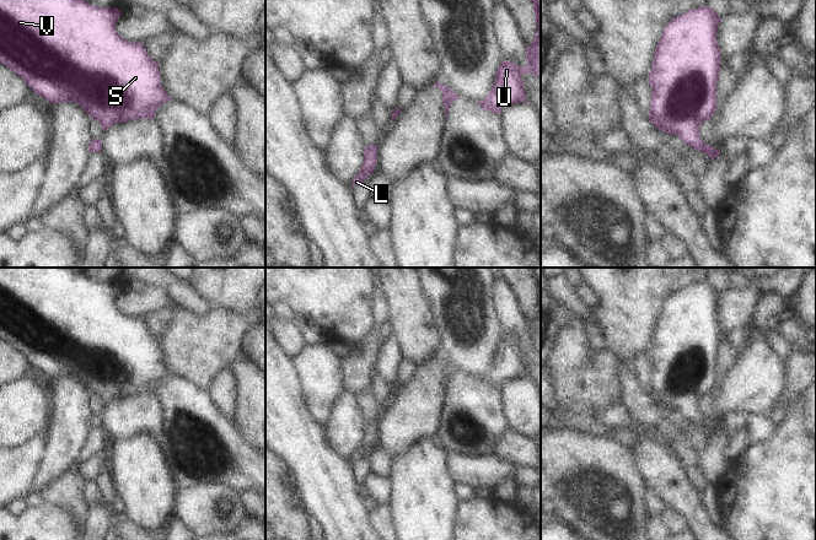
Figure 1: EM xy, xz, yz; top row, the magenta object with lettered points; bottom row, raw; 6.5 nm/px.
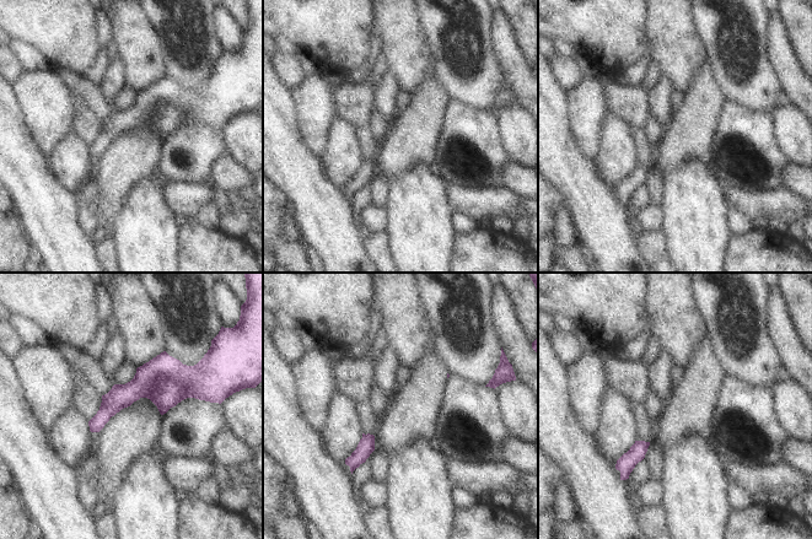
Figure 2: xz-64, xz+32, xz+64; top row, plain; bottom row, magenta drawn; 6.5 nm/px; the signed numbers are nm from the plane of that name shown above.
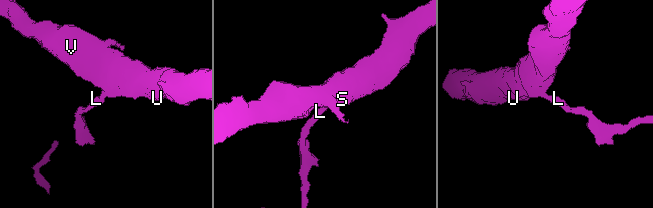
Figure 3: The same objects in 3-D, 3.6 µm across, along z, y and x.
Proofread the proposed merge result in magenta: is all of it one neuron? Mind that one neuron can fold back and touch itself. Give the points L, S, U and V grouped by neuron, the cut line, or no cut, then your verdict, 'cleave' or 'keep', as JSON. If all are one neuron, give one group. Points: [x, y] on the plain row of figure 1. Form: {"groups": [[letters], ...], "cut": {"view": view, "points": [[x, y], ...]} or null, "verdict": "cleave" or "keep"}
{"groups": [["L", "S", "U", "V"]], "cut": null, "verdict": "keep"}

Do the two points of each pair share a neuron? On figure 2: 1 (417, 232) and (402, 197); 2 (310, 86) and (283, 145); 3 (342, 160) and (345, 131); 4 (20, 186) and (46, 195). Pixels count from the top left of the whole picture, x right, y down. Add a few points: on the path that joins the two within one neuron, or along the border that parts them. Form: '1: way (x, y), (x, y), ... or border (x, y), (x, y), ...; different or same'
1: way (417, 224), (417, 211), (410, 205); same
2: border (290, 90), (294, 97), (299, 131), (305, 143); different
3: way (343, 152), (343, 139); same
4: way (26, 186), (30, 186), (39, 195); same

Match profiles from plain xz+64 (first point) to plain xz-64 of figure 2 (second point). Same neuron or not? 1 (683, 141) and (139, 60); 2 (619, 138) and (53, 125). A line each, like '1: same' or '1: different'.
1: different
2: different

